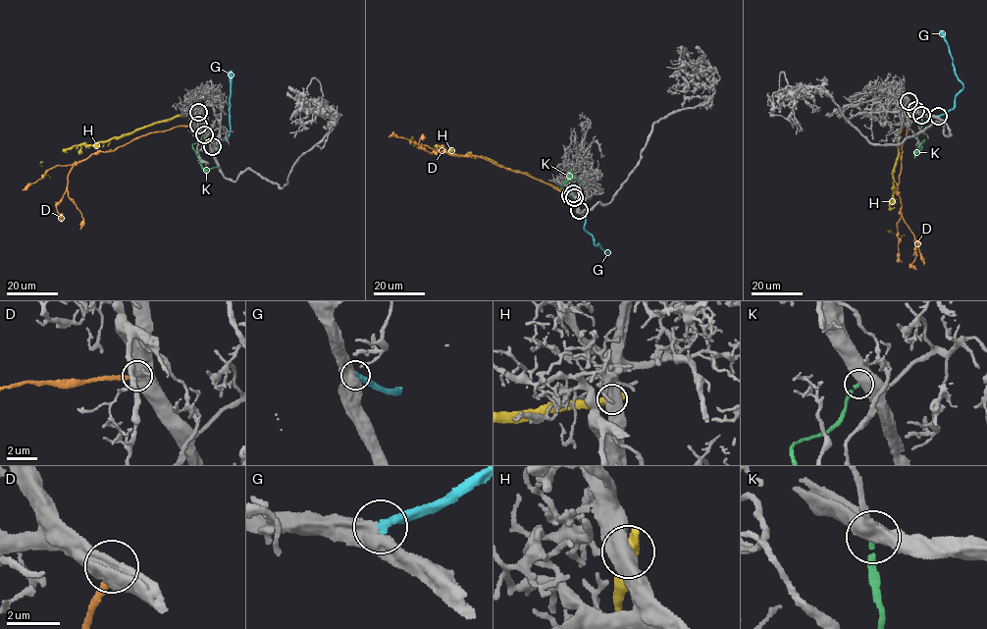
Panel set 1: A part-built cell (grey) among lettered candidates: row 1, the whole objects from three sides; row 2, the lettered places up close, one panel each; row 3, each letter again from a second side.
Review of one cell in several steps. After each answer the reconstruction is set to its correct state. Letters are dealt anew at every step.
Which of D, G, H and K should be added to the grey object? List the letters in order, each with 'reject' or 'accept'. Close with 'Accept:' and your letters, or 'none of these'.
D: reject
G: accept
H: reject
K: reject
Accept: G

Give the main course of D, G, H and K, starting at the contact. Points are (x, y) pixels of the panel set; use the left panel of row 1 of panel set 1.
D: (198, 125), (144, 134), (77, 163), (68, 178), (68, 193), (81, 215), (80, 230)
G: (212, 146), (219, 150), (219, 144), (228, 136), (231, 70)
H: (199, 112), (159, 121), (94, 144), (68, 148), (48, 176), (50, 177)
K: (204, 133), (192, 144), (200, 166), (206, 169), (219, 167)

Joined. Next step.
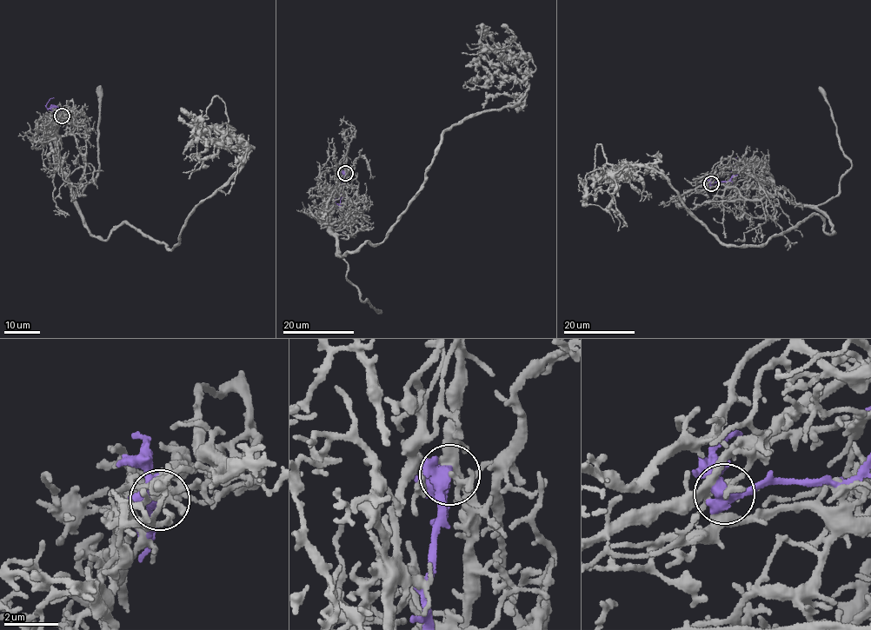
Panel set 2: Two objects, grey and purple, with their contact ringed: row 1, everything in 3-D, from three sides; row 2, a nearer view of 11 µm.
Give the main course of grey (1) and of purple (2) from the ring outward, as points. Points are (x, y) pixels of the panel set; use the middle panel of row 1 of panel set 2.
1: (345, 173), (348, 213), (330, 234), (342, 255), (384, 238), (442, 132), (528, 89), (486, 47), (469, 62)
2: (345, 173), (339, 204), (329, 206), (338, 210)

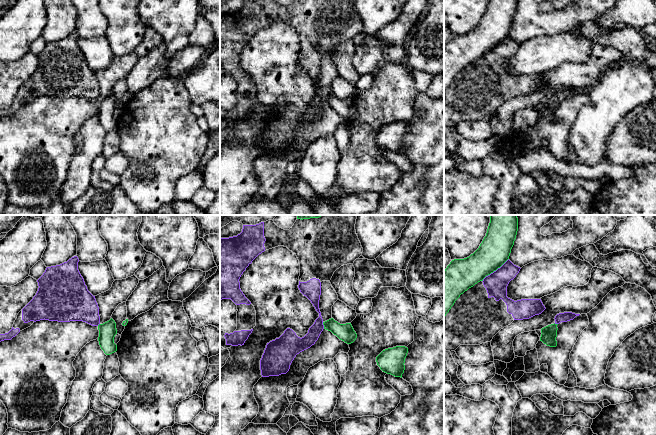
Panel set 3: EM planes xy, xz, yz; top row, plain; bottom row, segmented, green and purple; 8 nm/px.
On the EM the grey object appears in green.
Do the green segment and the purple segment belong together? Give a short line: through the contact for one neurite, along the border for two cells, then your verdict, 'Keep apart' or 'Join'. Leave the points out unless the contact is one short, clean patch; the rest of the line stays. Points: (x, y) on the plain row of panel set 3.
Keep apart

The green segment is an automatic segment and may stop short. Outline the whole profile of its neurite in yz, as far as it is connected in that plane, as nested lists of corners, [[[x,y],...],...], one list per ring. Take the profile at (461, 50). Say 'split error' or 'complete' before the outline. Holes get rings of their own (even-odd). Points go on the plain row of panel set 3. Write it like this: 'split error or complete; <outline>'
complete; [[[489,0],[479,24],[464,35],[454,35],[444,46],[444,96],[455,77],[500,44],[514,21],[518,0]]]

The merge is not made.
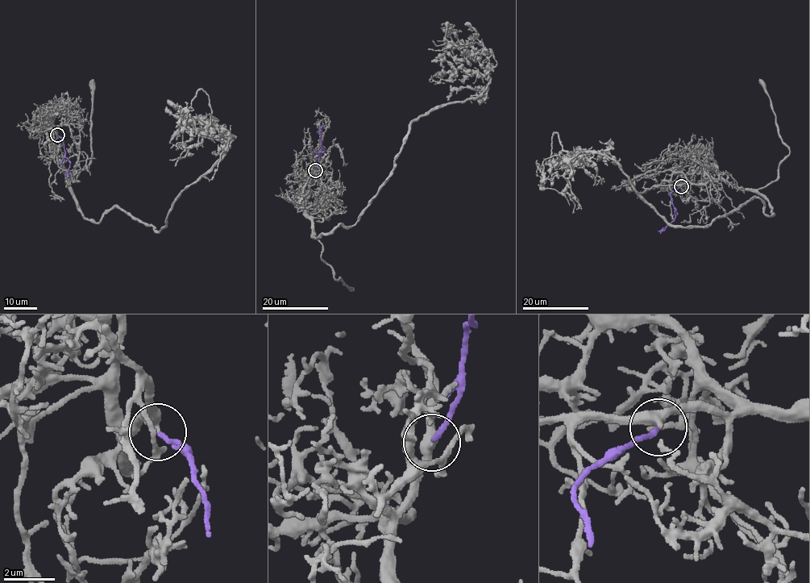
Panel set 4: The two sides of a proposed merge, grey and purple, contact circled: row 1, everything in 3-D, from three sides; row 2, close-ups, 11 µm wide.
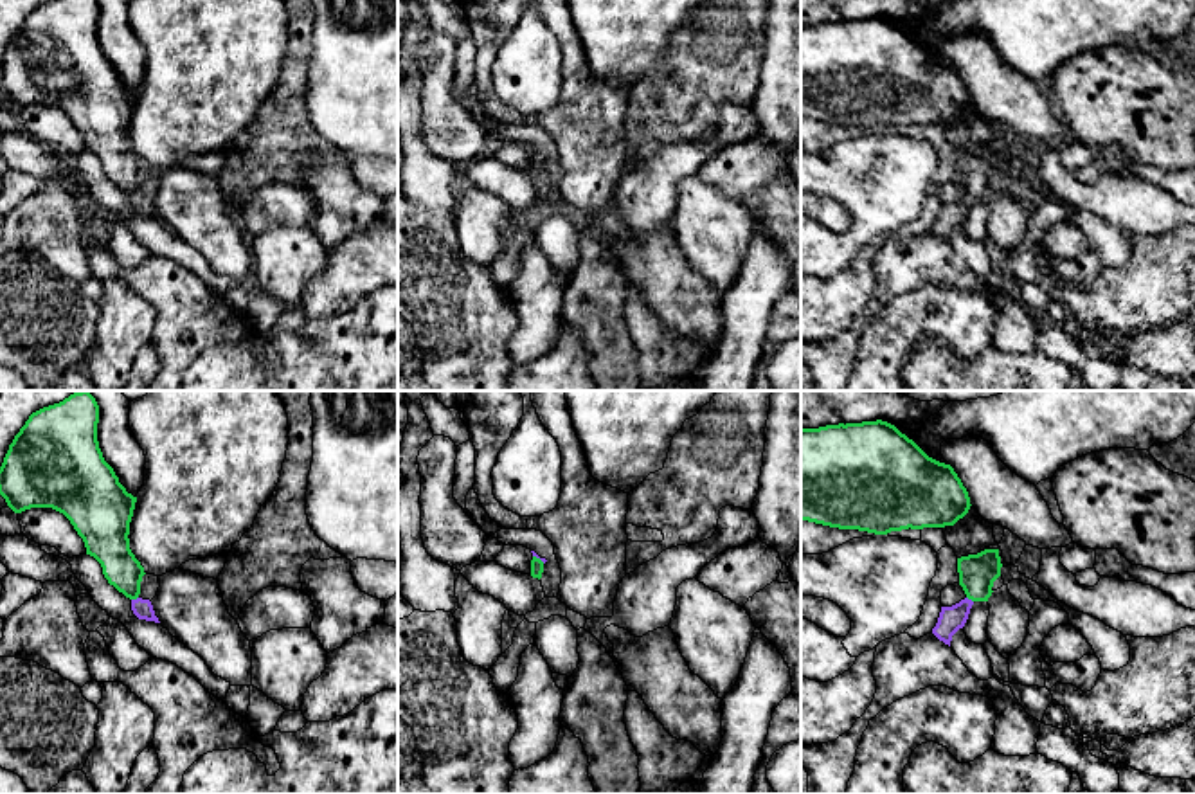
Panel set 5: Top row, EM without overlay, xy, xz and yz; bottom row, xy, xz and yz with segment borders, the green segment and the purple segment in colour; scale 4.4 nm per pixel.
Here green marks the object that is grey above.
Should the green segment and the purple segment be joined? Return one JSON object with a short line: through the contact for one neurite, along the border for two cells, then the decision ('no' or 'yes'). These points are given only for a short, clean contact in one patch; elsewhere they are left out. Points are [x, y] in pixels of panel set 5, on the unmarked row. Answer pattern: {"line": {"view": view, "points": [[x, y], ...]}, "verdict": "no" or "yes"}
{"line": {"view": "xy", "points": [[110, 144], [134, 195], [143, 206]]}, "verdict": "yes"}

